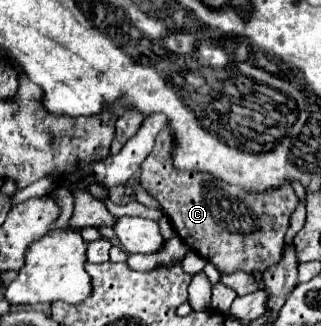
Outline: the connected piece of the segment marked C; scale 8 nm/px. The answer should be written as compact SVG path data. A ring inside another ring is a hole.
M166 128L158 134L154 150L142 164L140 184L158 200L176 234L220 272L264 272L268 266L280 262L284 234L298 204L292 186L284 184L284 188L276 188L276 192L258 194L224 184L224 180L216 180L216 176L176 172L176 168L172 168L172 132Z

